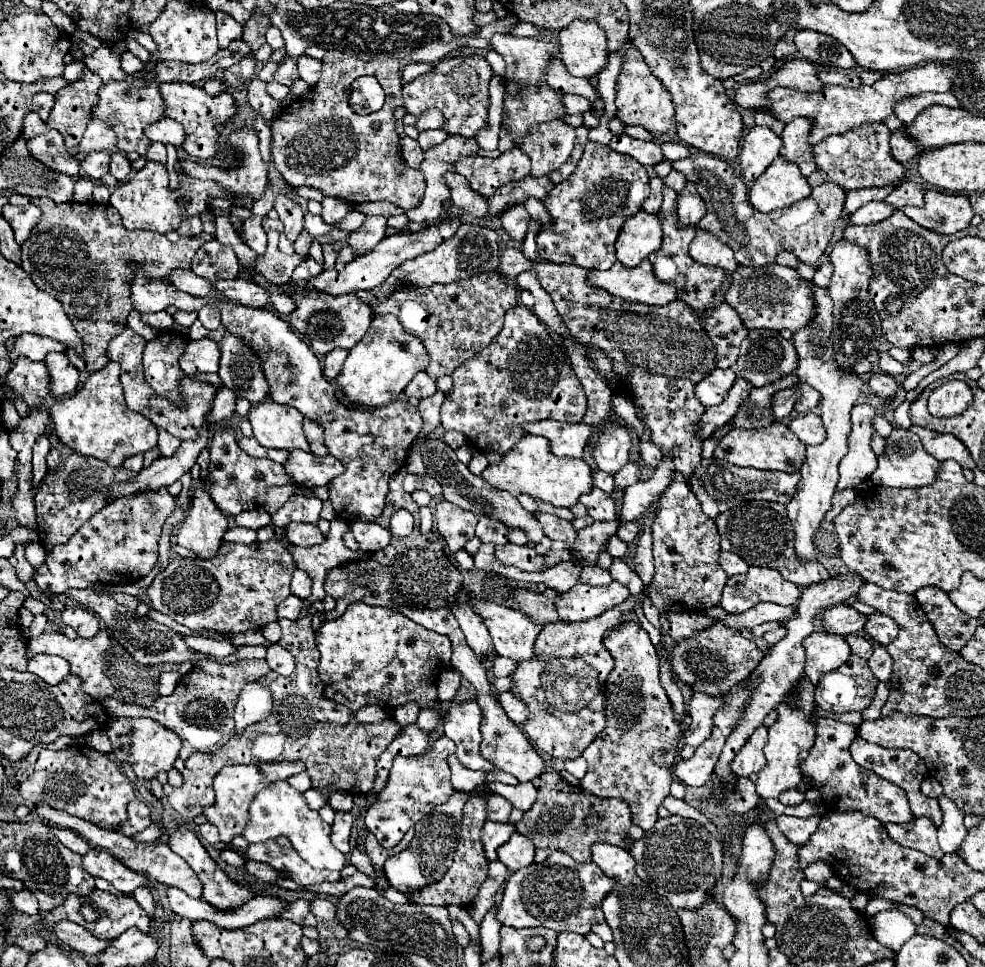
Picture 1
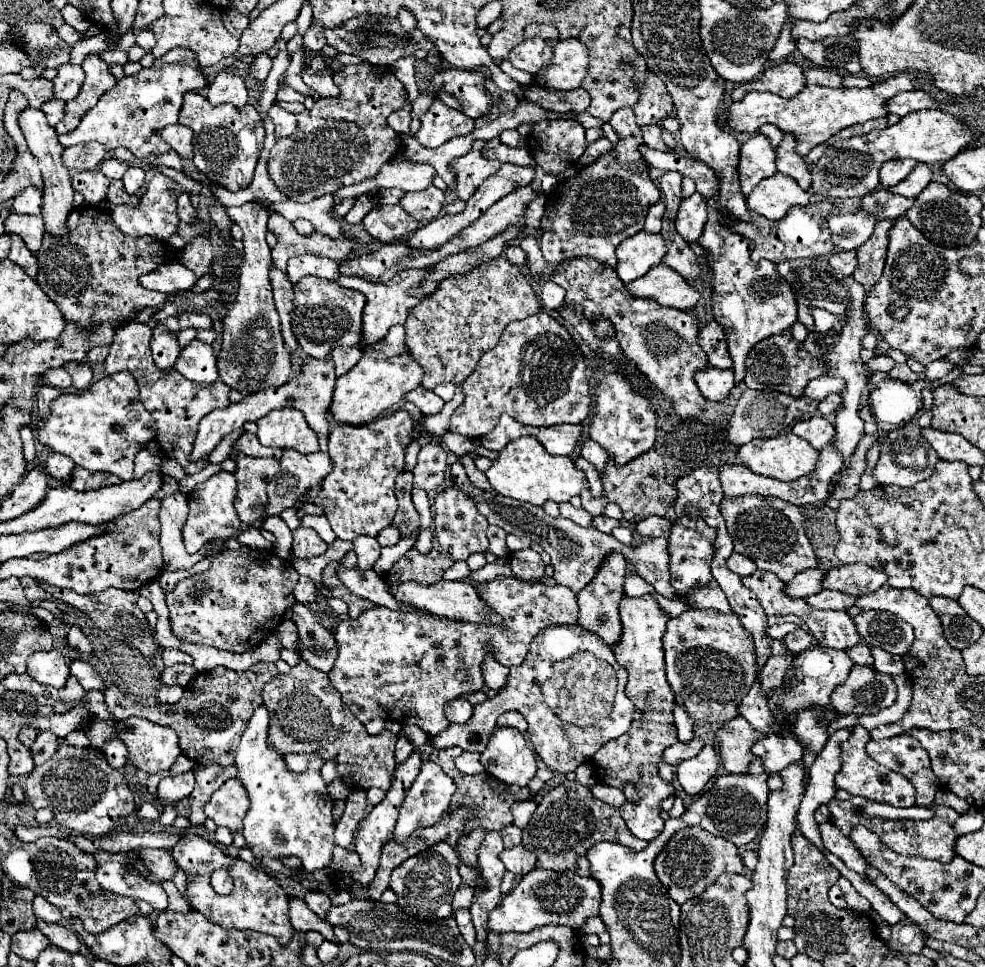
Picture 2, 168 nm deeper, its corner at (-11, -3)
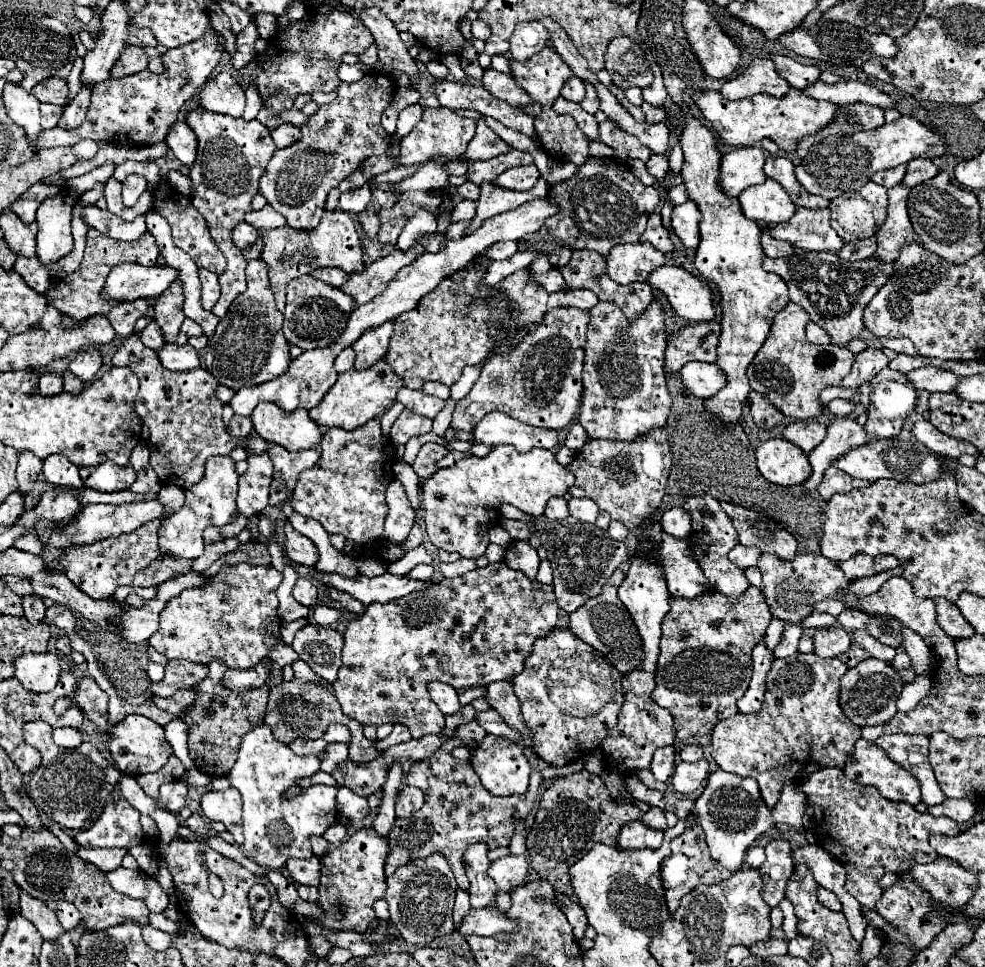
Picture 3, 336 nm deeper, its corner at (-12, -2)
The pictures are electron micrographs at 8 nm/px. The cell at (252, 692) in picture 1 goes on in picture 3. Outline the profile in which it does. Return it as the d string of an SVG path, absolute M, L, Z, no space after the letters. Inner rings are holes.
M269 725L251 729L239 749L239 759L227 775L231 785L243 797L243 831L245 831L245 855L265 869L279 869L287 859L313 857L309 837L323 835L323 831L337 821L339 813L335 807L337 787L313 785L303 789L295 799L283 797L285 789L295 785L297 777L313 775L319 769L315 755L295 755L285 743L277 741Z

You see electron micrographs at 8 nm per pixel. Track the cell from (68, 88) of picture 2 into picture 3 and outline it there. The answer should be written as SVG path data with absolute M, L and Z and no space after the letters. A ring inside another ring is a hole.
M49 77L41 81L37 87L31 89L31 93L41 101L41 103L51 103L51 105L63 105L67 99L67 81Z

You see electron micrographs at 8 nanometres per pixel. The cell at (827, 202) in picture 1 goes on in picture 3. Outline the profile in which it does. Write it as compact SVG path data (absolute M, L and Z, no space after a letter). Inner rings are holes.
M767 227L763 231L763 235L761 235L761 245L763 245L767 257L789 257L789 255L793 255L793 245L785 243L785 241L773 239L769 235L769 229Z

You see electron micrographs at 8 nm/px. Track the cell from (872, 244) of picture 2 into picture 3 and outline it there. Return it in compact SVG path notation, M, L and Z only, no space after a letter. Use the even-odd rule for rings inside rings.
M895 185L889 189L889 207L887 221L877 229L877 257L881 261L893 261L899 257L901 249L909 243L919 243L915 237L909 215L907 215L907 195L909 189L905 185Z

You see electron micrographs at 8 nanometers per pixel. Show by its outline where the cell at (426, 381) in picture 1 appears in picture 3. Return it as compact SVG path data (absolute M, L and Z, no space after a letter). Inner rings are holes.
M407 387L399 389L397 401L403 403L407 409L411 409L411 411L423 415L423 417L429 417L429 419L433 419L445 407L445 401L431 397L431 395L425 395L423 391L407 389Z

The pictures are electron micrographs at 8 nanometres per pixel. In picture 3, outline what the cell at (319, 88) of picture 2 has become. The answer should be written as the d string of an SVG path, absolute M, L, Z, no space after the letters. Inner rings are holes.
M309 11L303 19L289 23L285 29L279 29L273 37L273 41L267 41L267 49L257 57L253 57L253 63L261 67L267 75L247 77L239 75L237 83L247 89L249 85L257 85L259 95L263 99L263 105L273 109L275 113L281 113L285 109L293 107L293 101L297 95L303 93L331 93L339 85L337 69L343 63L345 53L363 53L373 43L373 35L361 21L353 21L353 15L343 11L327 11L327 13L315 13Z

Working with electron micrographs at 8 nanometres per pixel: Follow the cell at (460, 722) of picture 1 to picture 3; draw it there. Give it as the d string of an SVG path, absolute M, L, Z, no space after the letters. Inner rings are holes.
M431 681L431 685L427 689L429 689L431 699L441 709L443 715L453 715L453 713L457 713L461 709L457 691L451 685L445 685L445 683L439 683L439 681Z

